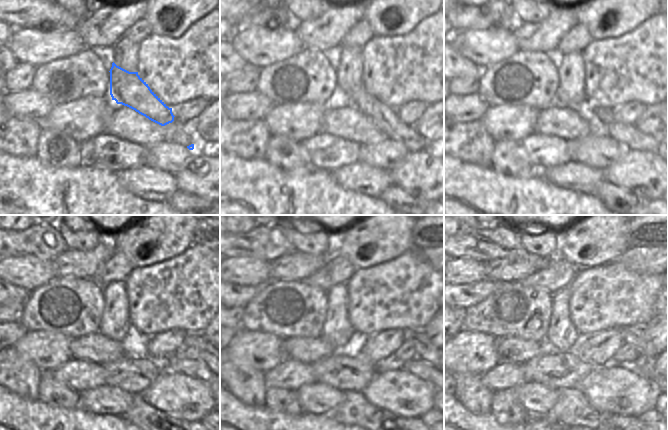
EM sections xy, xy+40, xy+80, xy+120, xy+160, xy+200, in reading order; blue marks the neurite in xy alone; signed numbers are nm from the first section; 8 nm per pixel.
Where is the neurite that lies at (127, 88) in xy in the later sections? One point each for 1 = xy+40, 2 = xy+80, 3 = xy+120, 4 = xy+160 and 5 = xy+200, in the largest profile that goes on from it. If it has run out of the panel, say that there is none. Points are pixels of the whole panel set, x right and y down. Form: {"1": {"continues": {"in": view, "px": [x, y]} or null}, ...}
{"1": {"continues": {"in": "xy+40", "px": [386, 118]}}, "2": {"continues": {"in": "xy+80", "px": [627, 134]}}, "3": {"continues": {"in": "xy+120", "px": [197, 369]}}, "4": {"continues": {"in": "xy+160", "px": [417, 367]}}, "5": {"continues": {"in": "xy+200", "px": [645, 368]}}}

